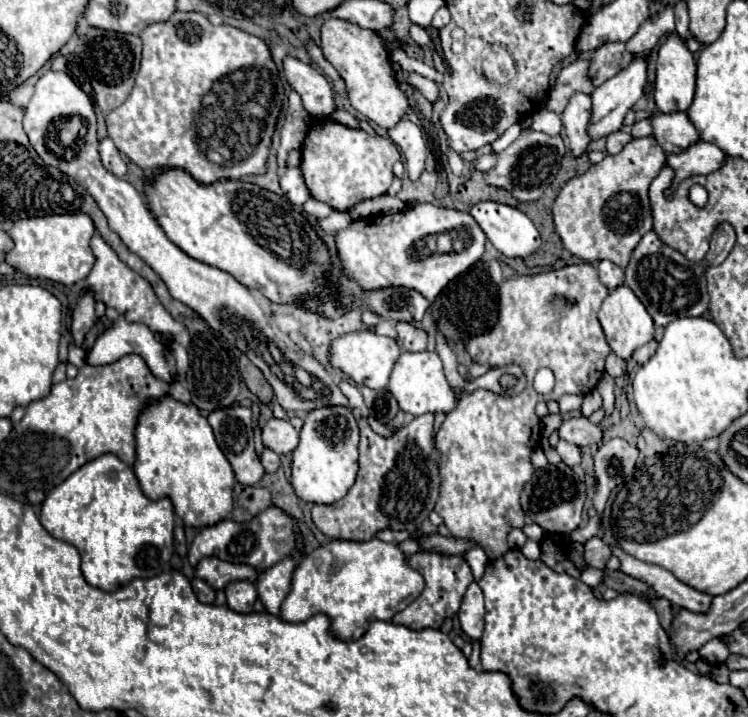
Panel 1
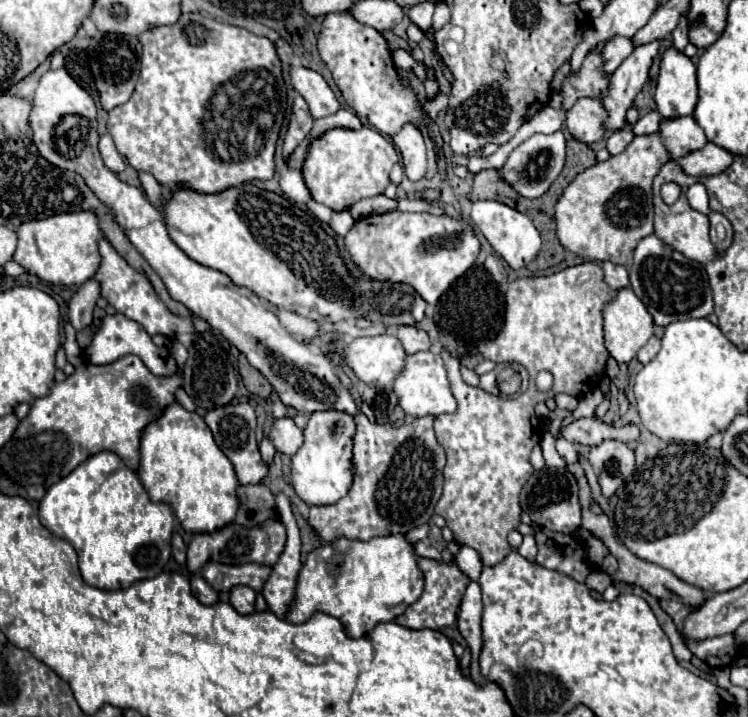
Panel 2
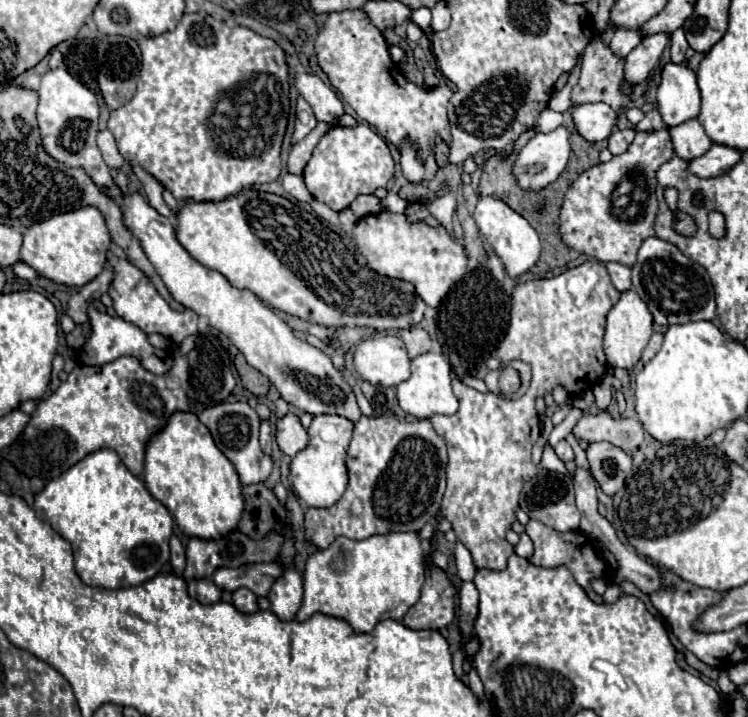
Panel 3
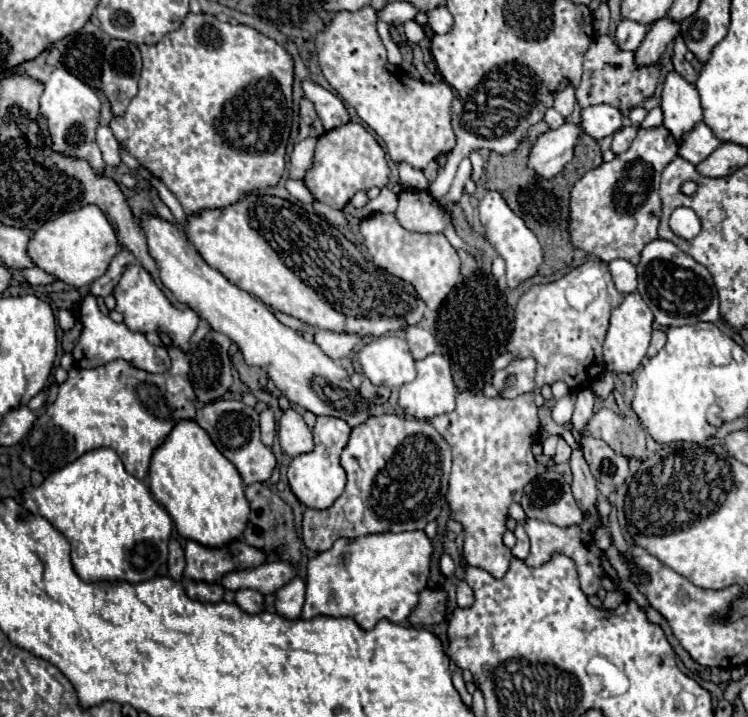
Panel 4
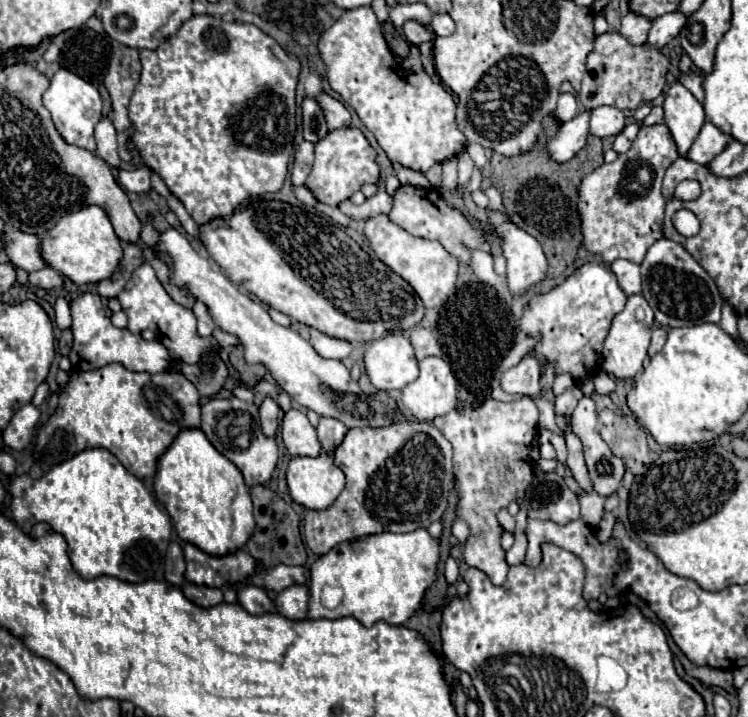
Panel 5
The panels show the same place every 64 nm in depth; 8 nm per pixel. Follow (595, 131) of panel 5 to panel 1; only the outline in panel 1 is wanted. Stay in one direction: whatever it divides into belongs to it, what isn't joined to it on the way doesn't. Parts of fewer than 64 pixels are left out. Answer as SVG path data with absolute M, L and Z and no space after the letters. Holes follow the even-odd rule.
M576 92L576 94L572 94L564 112L560 114L564 130L566 130L566 138L570 142L572 156L582 156L586 152L586 146L590 144L590 136L586 132L586 124L590 120L590 110L592 110L590 96Z

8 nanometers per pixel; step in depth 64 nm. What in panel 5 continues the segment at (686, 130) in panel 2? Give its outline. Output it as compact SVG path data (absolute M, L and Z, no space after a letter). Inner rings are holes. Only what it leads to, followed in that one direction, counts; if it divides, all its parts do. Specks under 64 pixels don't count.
M706 122L700 128L700 134L696 136L696 140L692 142L692 148L688 150L688 160L698 164L708 164L716 154L720 154L726 148L730 140L732 140L730 136L722 134L714 124Z

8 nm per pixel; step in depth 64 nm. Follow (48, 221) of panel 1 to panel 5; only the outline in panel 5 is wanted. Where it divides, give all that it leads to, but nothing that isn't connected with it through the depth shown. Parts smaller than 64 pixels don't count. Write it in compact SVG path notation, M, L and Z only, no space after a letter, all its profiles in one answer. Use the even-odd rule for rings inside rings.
M92 206L62 216L56 228L48 230L40 238L40 254L44 256L44 262L52 270L66 276L76 286L84 286L84 284L96 284L114 274L118 262L122 260L122 242L114 234L114 228L106 212L102 208Z

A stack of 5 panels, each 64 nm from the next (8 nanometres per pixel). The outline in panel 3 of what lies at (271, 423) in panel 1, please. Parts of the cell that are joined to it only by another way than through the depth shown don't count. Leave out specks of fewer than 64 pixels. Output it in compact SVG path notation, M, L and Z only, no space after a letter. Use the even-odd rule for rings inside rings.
M286 414L276 422L276 442L288 456L294 456L308 444L308 432L300 426L298 416Z

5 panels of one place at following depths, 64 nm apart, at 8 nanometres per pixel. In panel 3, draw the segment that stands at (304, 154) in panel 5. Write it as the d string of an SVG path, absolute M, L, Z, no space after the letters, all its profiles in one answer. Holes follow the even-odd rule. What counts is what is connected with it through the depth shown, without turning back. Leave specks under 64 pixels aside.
M318 122L316 128L314 128L302 142L298 142L298 144L292 148L292 152L290 152L290 156L288 156L288 172L290 172L290 174L302 174L304 166L308 164L308 160L310 160L310 156L312 156L314 146L318 144L318 140L320 140L332 126L336 126L336 124Z

